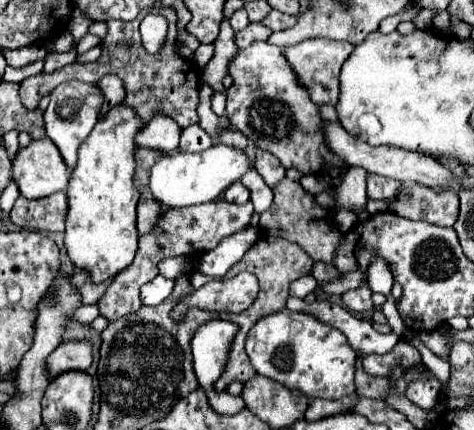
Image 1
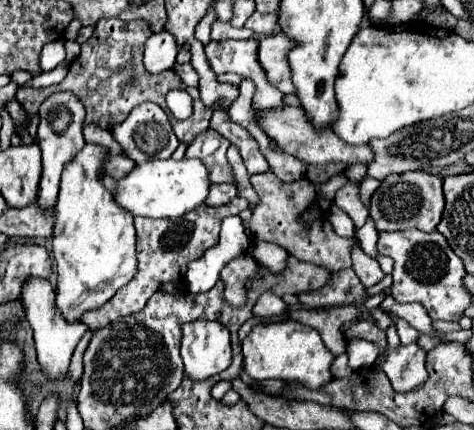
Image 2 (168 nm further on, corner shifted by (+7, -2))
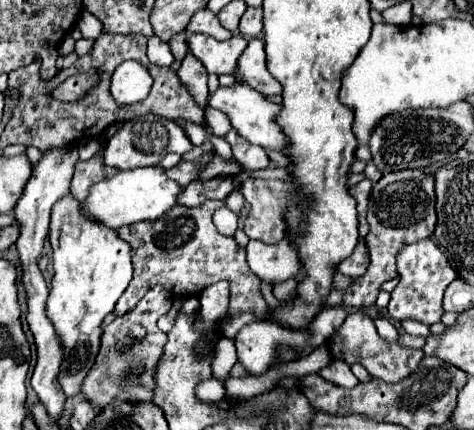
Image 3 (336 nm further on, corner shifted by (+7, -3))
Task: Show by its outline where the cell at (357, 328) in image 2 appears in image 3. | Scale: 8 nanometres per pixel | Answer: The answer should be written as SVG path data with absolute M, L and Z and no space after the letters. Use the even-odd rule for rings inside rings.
M362 310L352 312L346 318L346 322L342 324L342 328L336 330L336 334L330 336L328 350L330 350L330 354L334 358L342 358L344 356L344 362L348 362L348 364L358 364L360 362L374 378L390 382L390 384L410 376L418 368L418 364L420 364L420 360L424 356L422 350L404 348L404 346L398 344L398 340L388 342L388 340L380 338L378 330L374 326L374 320L366 312L362 312Z

